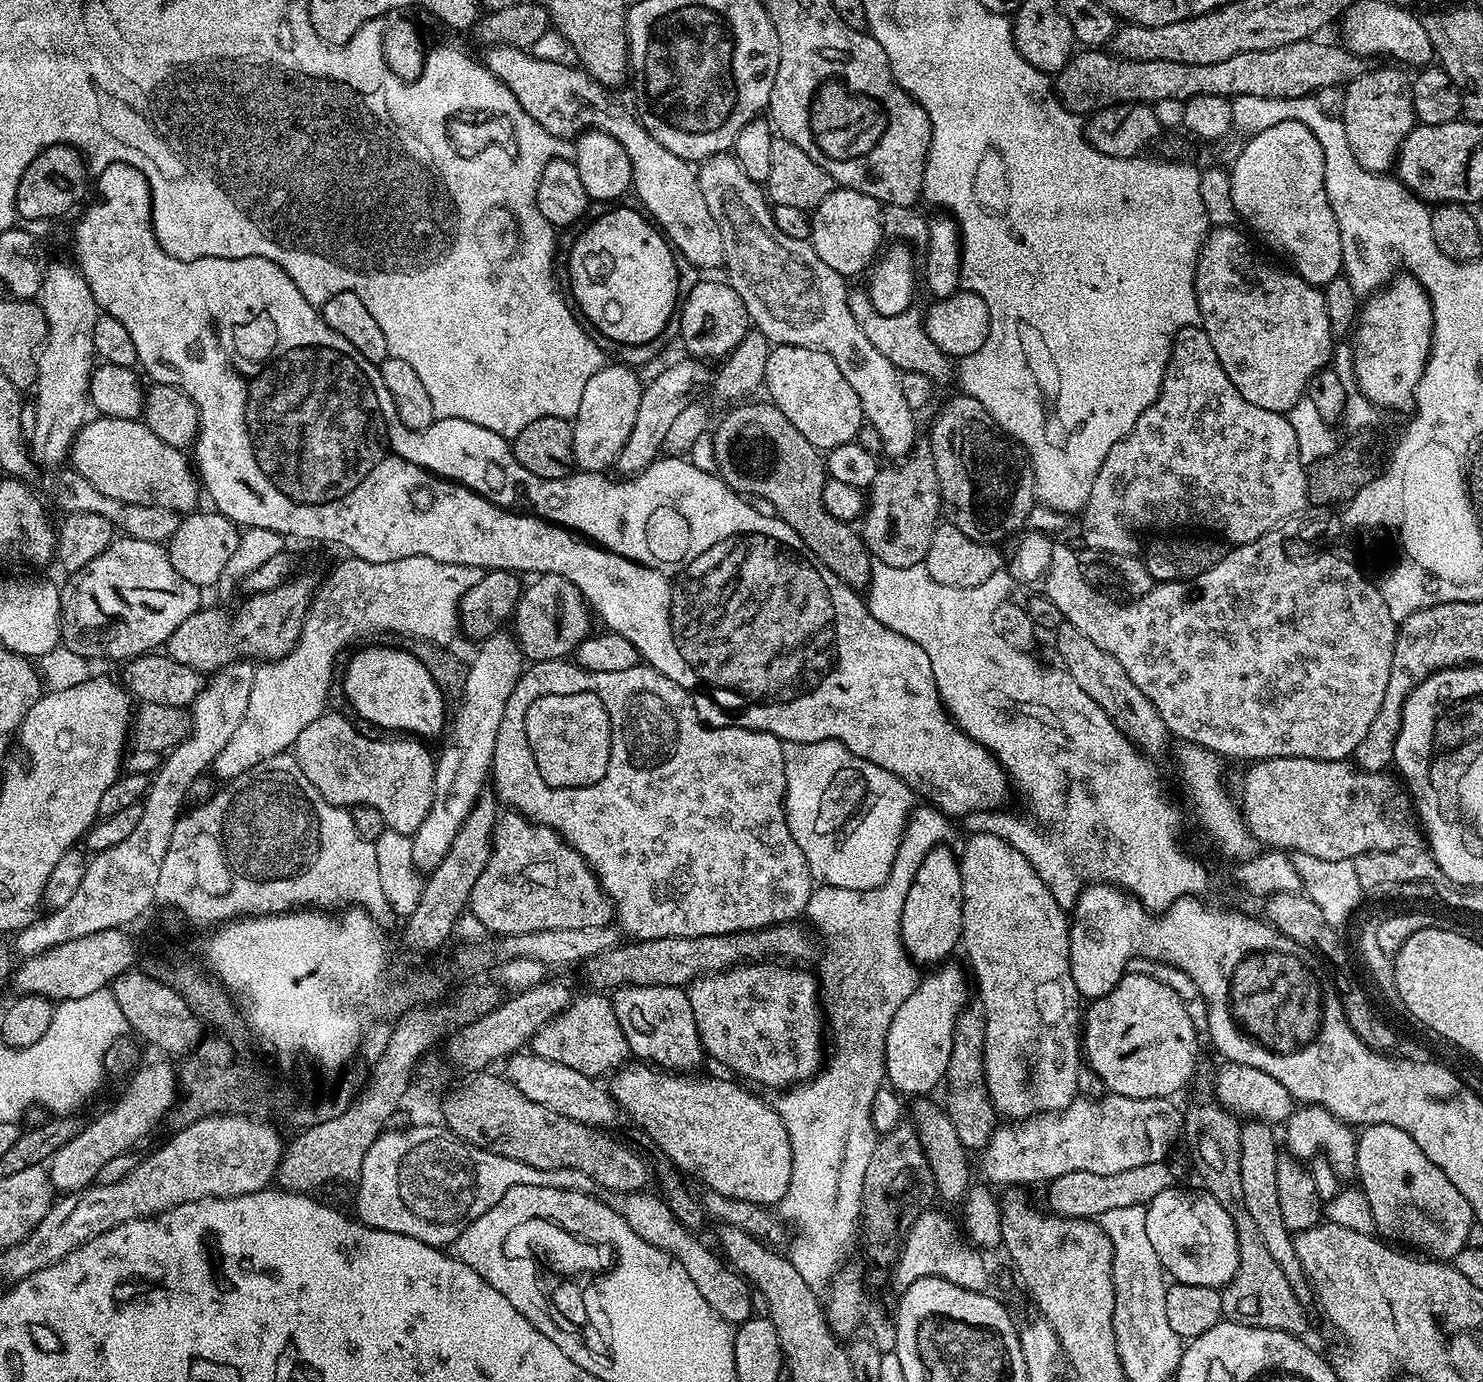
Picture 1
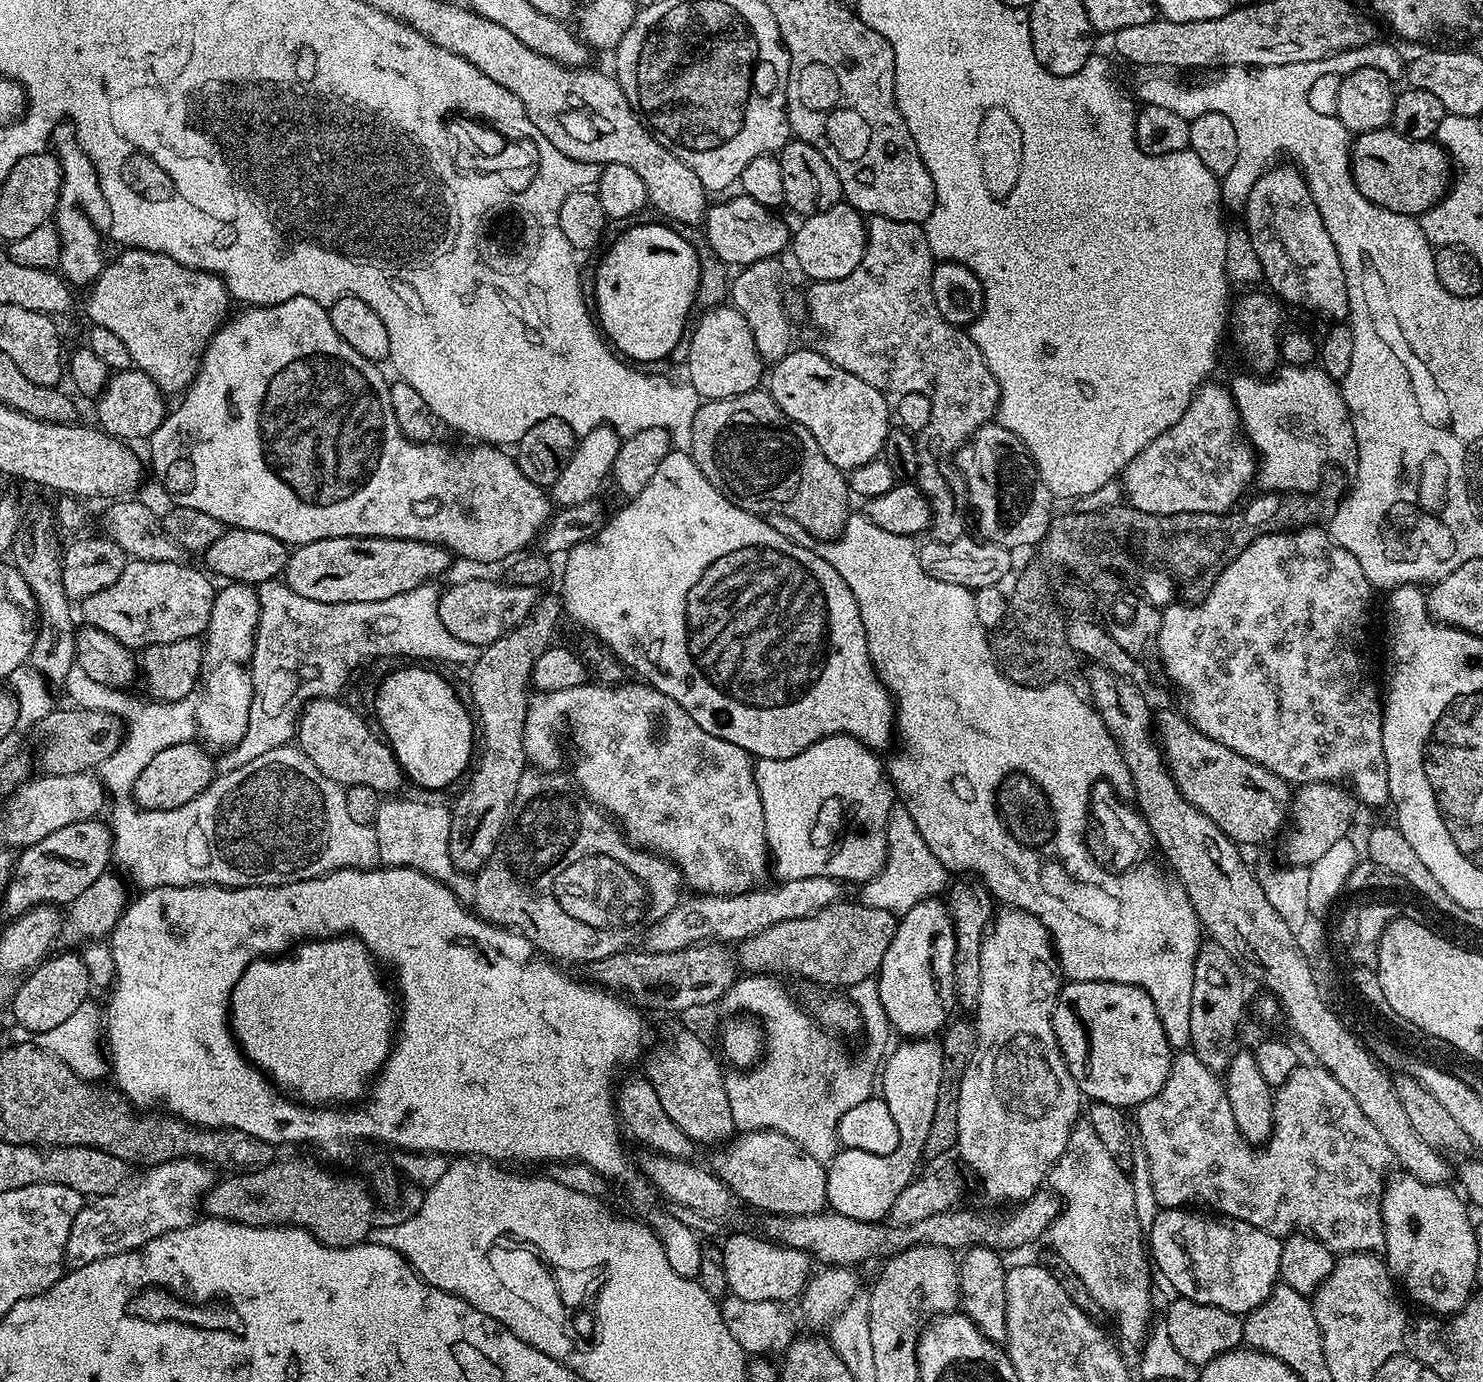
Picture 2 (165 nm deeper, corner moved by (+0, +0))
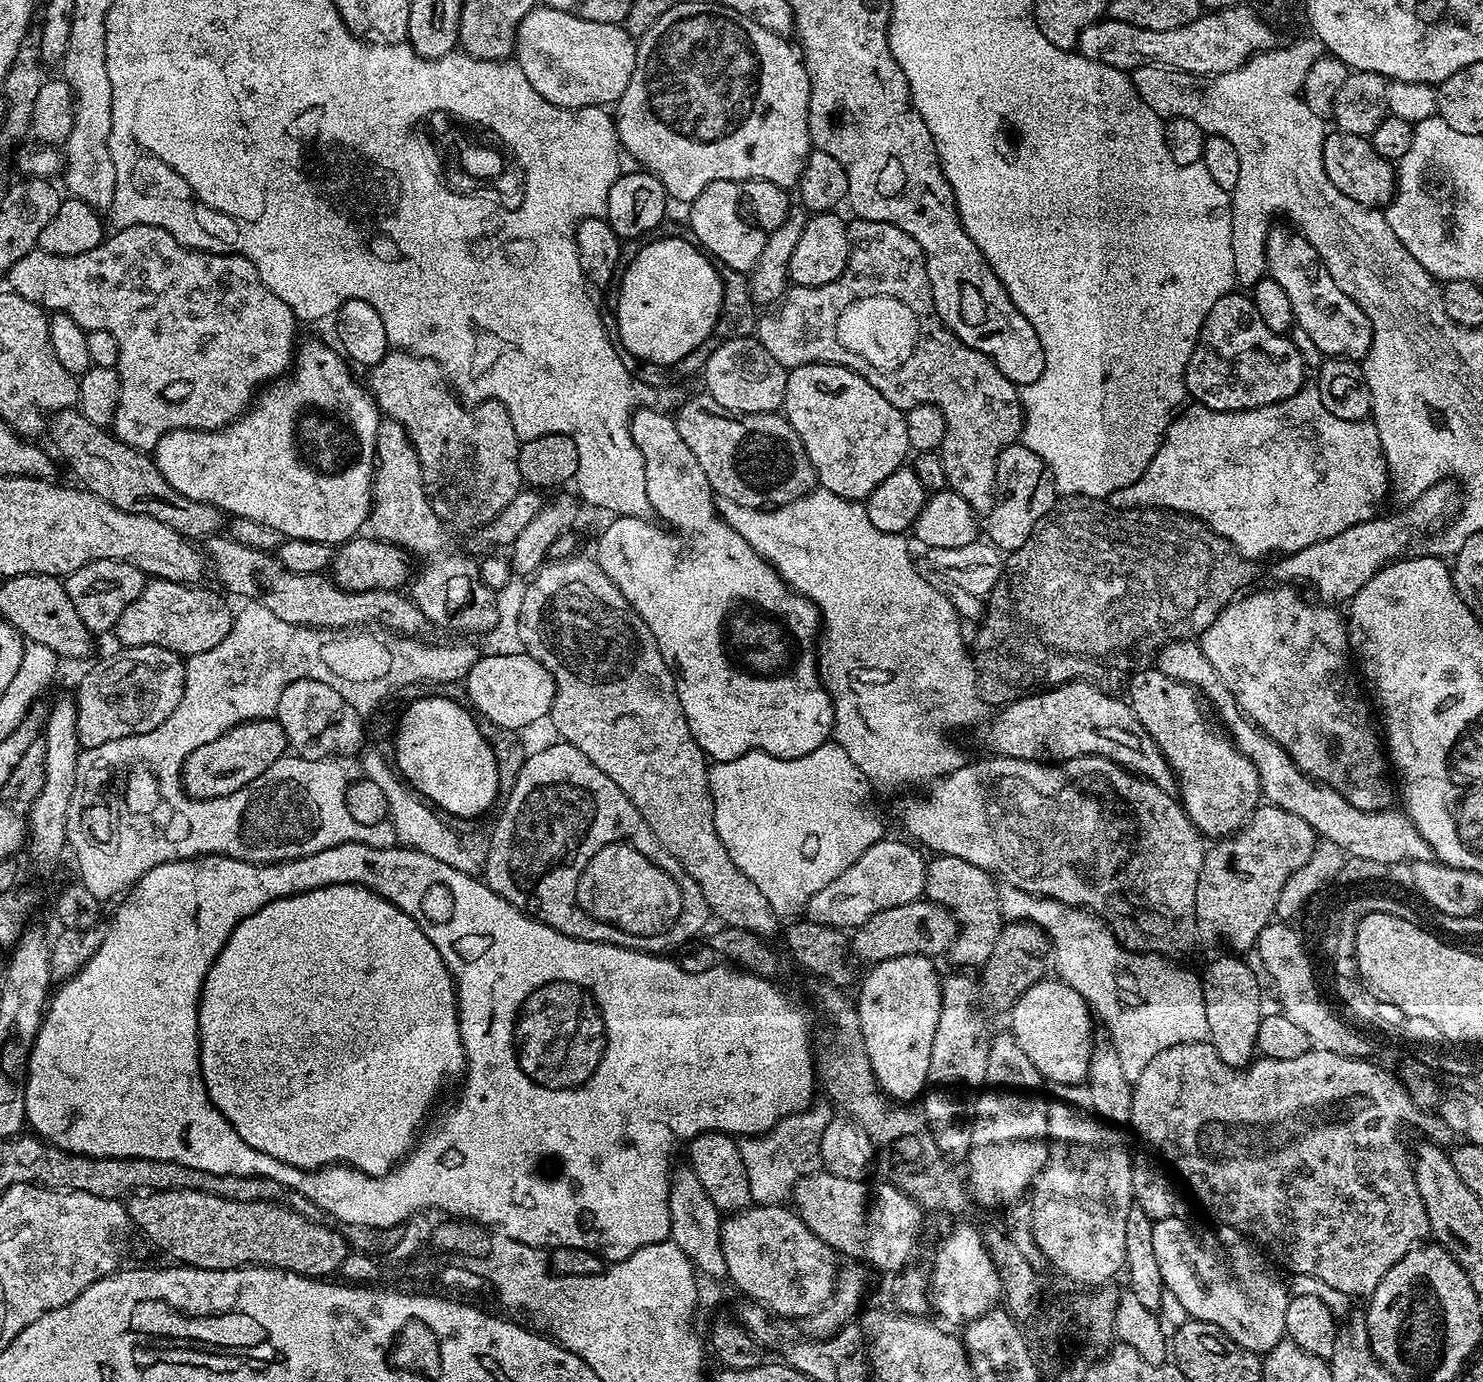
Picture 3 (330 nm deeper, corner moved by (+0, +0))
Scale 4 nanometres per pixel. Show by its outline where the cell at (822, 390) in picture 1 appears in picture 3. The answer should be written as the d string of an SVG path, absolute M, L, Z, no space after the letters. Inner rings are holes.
M841 364L791 369L782 412L806 446L819 487L847 500L867 500L878 482L890 478L909 459L904 412L886 402L866 378Z

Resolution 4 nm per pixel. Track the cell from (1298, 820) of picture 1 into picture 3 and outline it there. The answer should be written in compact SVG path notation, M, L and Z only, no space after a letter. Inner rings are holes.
M1081 680L1025 694L1019 700L1003 705L997 711L1000 713L992 721L987 721L984 744L992 751L989 753L1015 760L1063 762L1079 756L1101 756L1137 776L1143 776L1162 791L1175 793L1178 781L1176 773L1168 765L1168 759L1146 726L1138 722L1131 703L1120 698L1119 695L1098 690L1093 684L1083 684Z

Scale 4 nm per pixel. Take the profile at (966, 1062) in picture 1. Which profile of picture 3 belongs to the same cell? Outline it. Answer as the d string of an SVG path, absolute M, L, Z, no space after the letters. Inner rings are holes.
M936 854L931 859L927 861L924 870L924 896L935 902L935 904L941 904L956 920L956 937L948 948L947 959L952 959L956 963L955 967L957 969L979 970L983 968L985 962L990 958L994 945L998 943L998 934L1006 923L1004 915L1002 915L1000 890L997 881L991 872L974 866L974 862L966 862L966 858L954 858L953 856Z

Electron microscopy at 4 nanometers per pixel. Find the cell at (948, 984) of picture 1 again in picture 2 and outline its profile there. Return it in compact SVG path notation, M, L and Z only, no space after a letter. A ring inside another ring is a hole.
M916 1038L902 1043L887 1055L880 1070L880 1094L897 1123L898 1149L892 1155L876 1155L843 1148L832 1157L826 1170L827 1205L856 1221L883 1221L898 1194L915 1179L922 1154L926 1152L942 1078L941 1046L939 1041L932 1038Z

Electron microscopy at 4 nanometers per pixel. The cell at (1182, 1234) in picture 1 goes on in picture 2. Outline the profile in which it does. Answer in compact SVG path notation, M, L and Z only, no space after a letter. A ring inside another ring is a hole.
M1187 1207L1166 1208L1160 1211L1152 1223L1152 1231L1146 1240L1150 1245L1150 1256L1168 1279L1177 1297L1193 1300L1206 1306L1218 1306L1237 1314L1253 1312L1271 1294L1280 1280L1280 1259L1282 1258L1281 1237L1271 1236L1241 1220L1221 1218L1216 1214L1199 1216L1199 1211Z

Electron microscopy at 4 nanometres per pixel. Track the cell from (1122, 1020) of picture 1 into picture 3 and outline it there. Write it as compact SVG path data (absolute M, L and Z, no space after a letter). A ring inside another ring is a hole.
M1045 978L1017 998L1010 1009L1011 1016L1011 1035L1015 1036L1045 1081L1053 1080L1059 1086L1080 1086L1087 1081L1094 1051L1094 1012L1082 994L1078 994L1078 990L1058 978Z

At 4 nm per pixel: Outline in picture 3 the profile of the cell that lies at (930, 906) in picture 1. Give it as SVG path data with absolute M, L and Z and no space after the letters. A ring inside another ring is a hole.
M903 956L881 960L867 969L860 984L860 997L855 997L856 1013L860 1019L862 1042L876 1075L879 1091L897 1102L916 1102L929 1087L930 1050L934 1050L934 1030L938 1030L938 1014L942 1006L941 973L936 973L933 957Z

